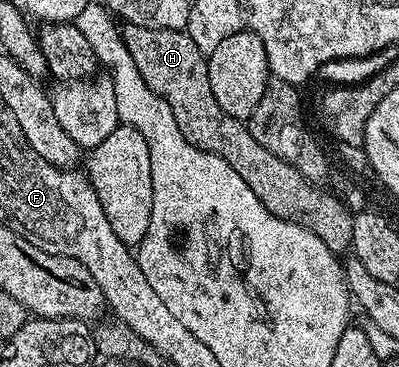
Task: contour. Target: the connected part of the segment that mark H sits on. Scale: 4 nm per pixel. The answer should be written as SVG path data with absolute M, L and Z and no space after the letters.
M124 24L121 32L129 55L133 55L133 63L137 63L137 71L141 71L141 79L145 79L148 87L169 103L169 111L173 111L173 119L177 119L177 127L181 127L181 135L185 135L189 143L206 153L226 154L229 165L243 173L251 188L275 213L292 217L315 229L317 239L329 247L331 253L343 255L348 252L353 235L353 222L348 220L348 212L344 212L331 197L325 197L307 185L294 169L287 167L285 159L273 155L273 151L259 148L236 120L225 115L213 95L213 87L209 87L207 54L199 50L187 32L129 24Z

